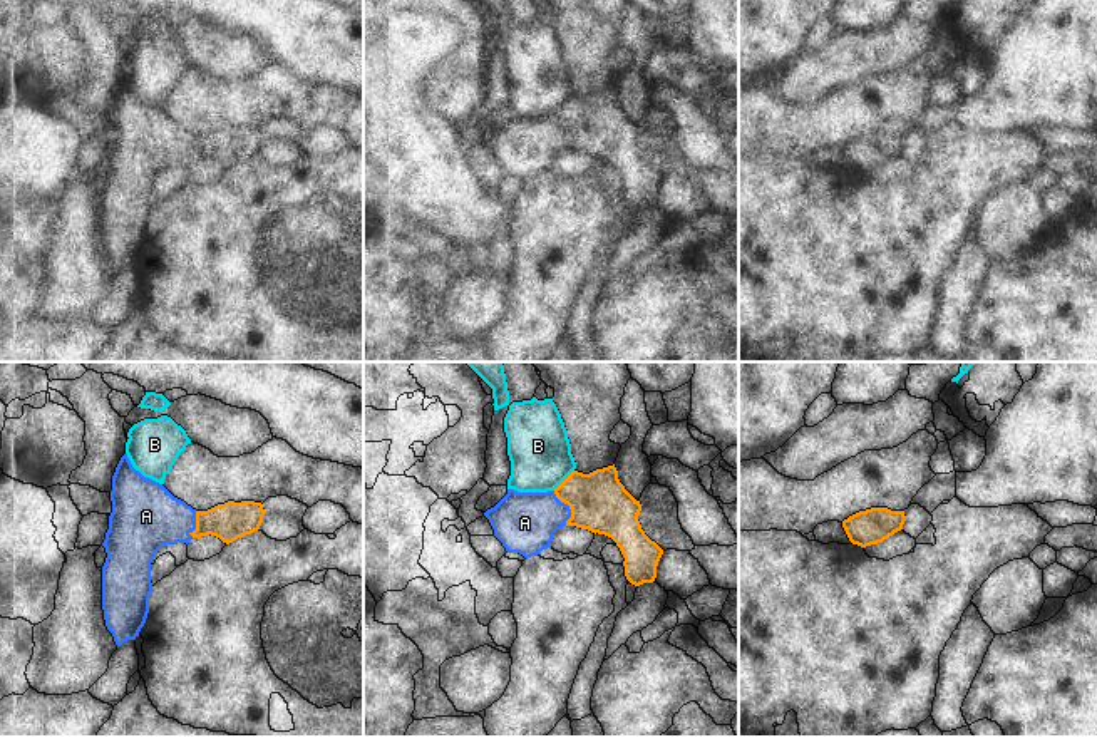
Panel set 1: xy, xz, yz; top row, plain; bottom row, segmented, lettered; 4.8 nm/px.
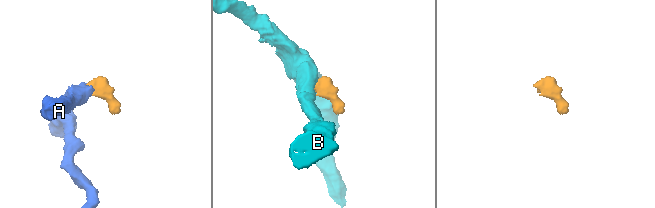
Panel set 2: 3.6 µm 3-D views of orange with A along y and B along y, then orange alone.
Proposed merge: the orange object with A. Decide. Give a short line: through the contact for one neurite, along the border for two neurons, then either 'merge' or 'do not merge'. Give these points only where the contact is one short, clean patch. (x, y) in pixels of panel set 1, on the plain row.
line xz (598, 126), (576, 126), (570, 133), (555, 133), (525, 148); merge

